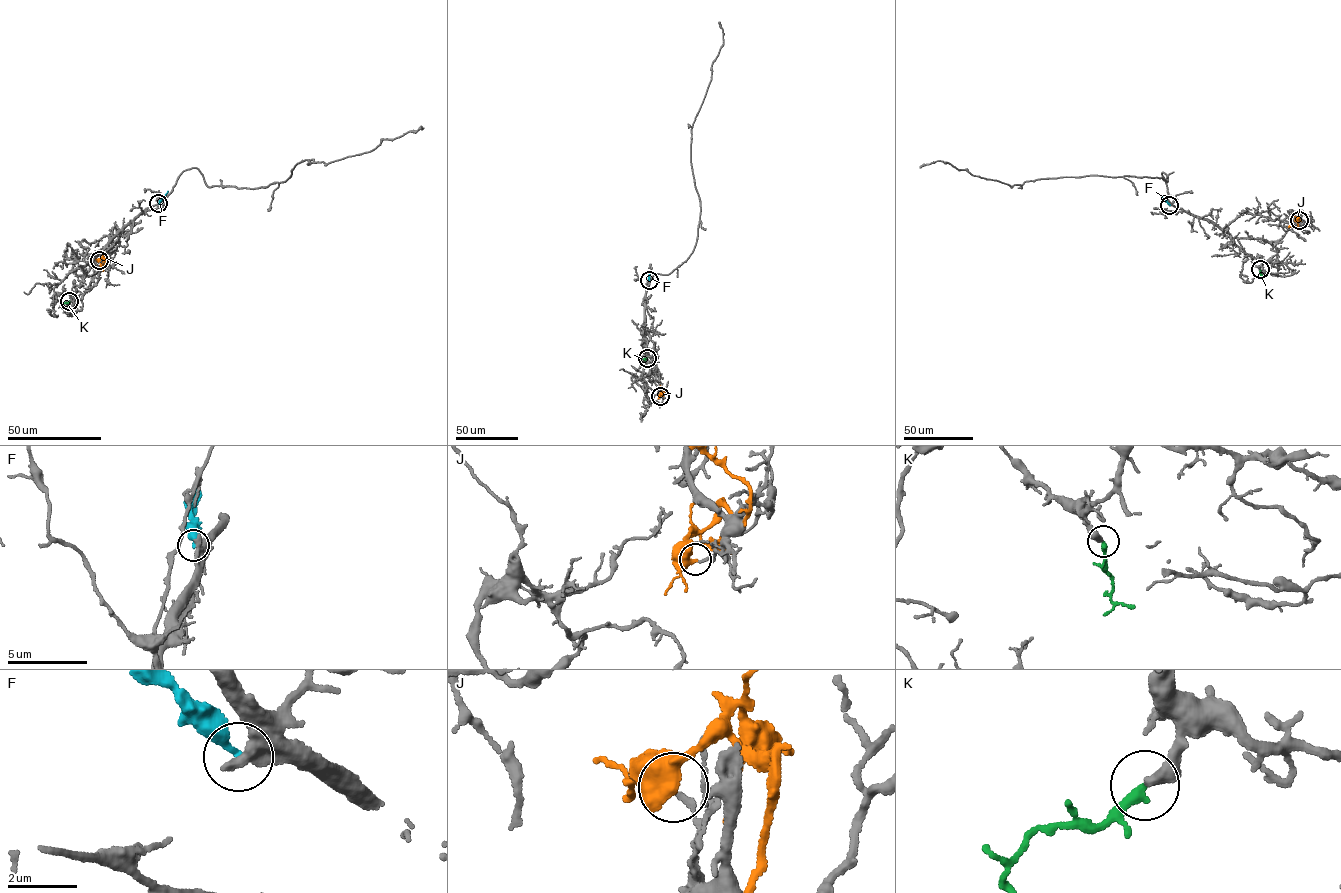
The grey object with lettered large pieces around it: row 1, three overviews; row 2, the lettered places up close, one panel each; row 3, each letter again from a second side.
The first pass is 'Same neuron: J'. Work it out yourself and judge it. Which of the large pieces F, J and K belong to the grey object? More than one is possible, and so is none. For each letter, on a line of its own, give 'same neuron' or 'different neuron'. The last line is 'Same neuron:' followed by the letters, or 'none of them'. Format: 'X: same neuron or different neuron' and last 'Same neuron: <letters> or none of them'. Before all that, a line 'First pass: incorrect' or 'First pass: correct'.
First pass: incorrect
F: different neuron
J: different neuron
K: same neuron
Same neuron: K

